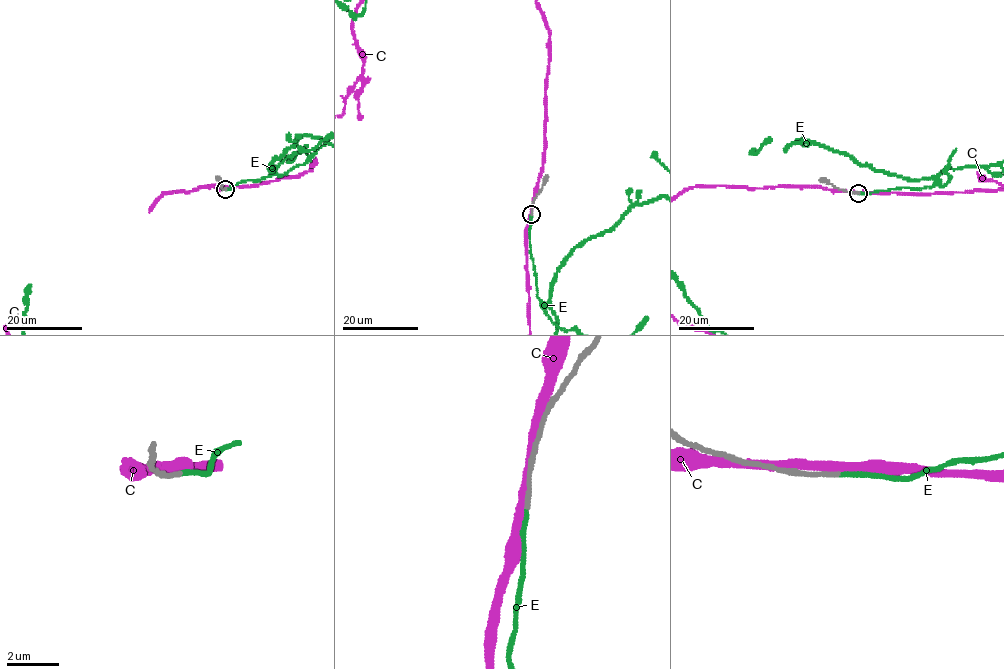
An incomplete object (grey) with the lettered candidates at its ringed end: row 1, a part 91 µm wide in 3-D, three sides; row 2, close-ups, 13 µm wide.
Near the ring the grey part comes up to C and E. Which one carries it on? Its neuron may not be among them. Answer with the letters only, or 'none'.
E

